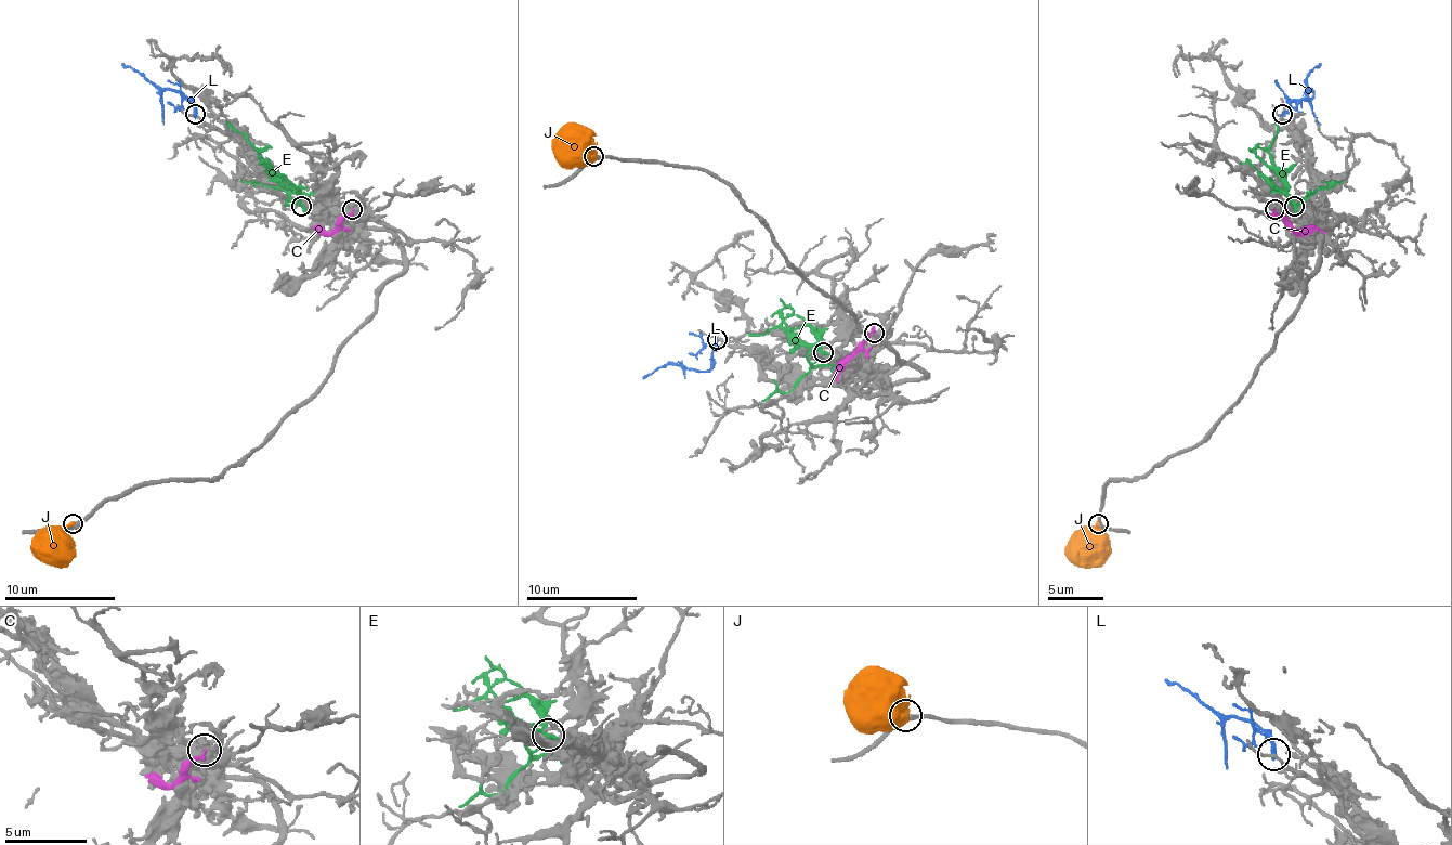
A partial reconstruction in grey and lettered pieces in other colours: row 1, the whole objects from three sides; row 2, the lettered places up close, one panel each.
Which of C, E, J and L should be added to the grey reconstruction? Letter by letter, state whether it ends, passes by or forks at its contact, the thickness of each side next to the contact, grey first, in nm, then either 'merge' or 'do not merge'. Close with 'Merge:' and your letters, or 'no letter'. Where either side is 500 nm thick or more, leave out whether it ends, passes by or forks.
C: 600/240 nm | do not merge
E: it passes by | 320/240 nm | do not merge
J: it ends | 360/300 nm | do not merge
L: it passes by | 180/170 nm | merge
Merge: L

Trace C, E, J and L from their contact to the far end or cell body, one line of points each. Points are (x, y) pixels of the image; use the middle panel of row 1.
C: (875, 332), (852, 354), (836, 381)
E: (822, 351), (808, 346), (783, 326), (761, 335), (747, 332)
J: (592, 155), (579, 139), (565, 133)
L: (717, 340), (711, 351), (711, 365), (706, 371), (662, 365), (642, 379)

